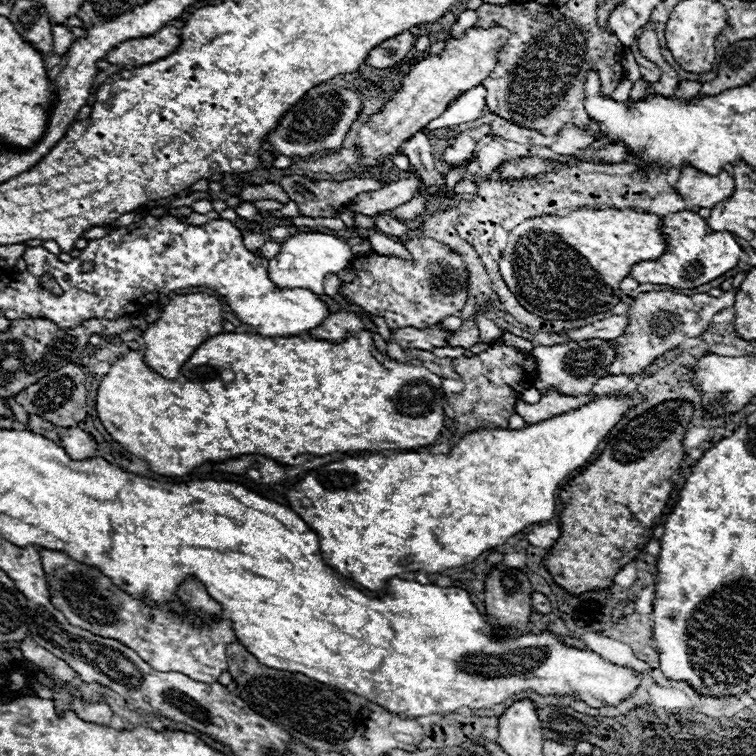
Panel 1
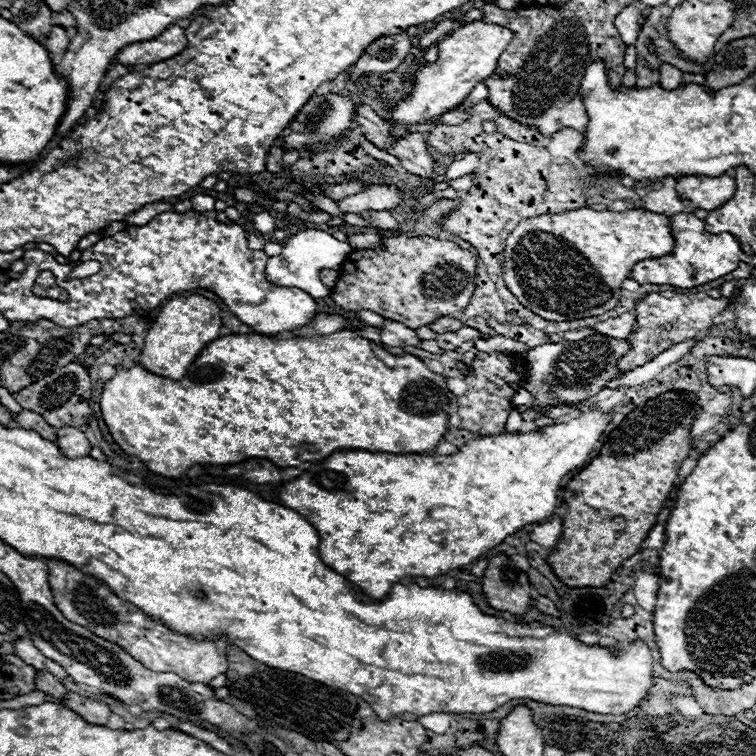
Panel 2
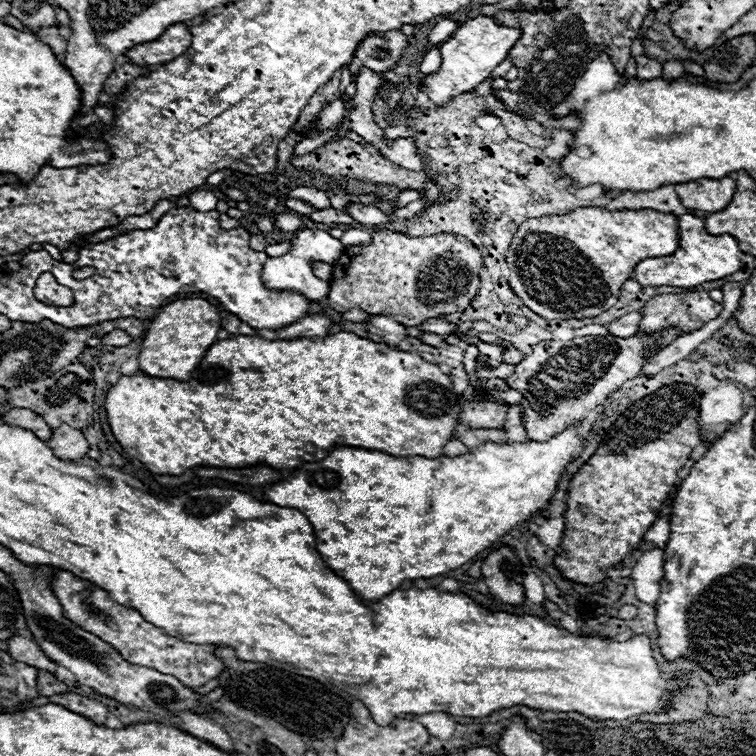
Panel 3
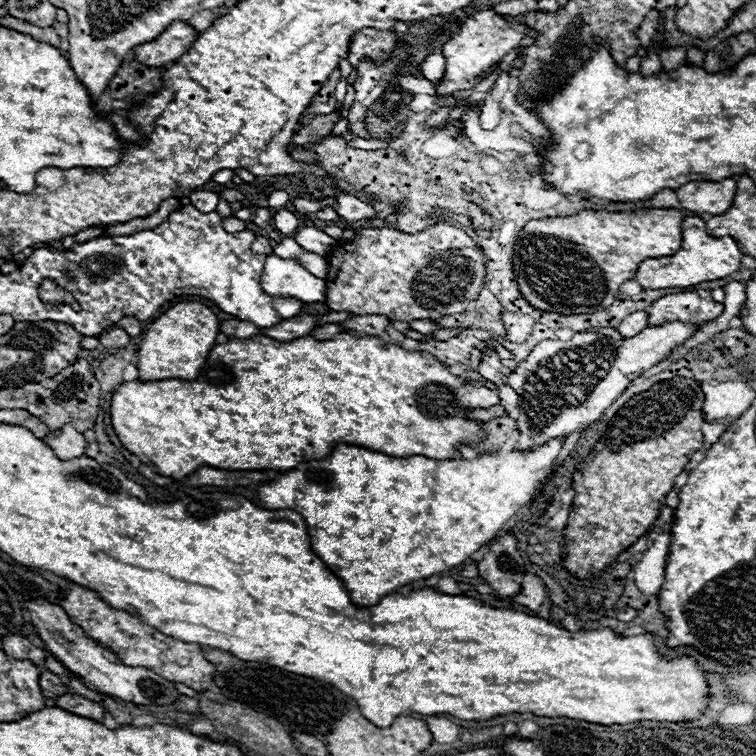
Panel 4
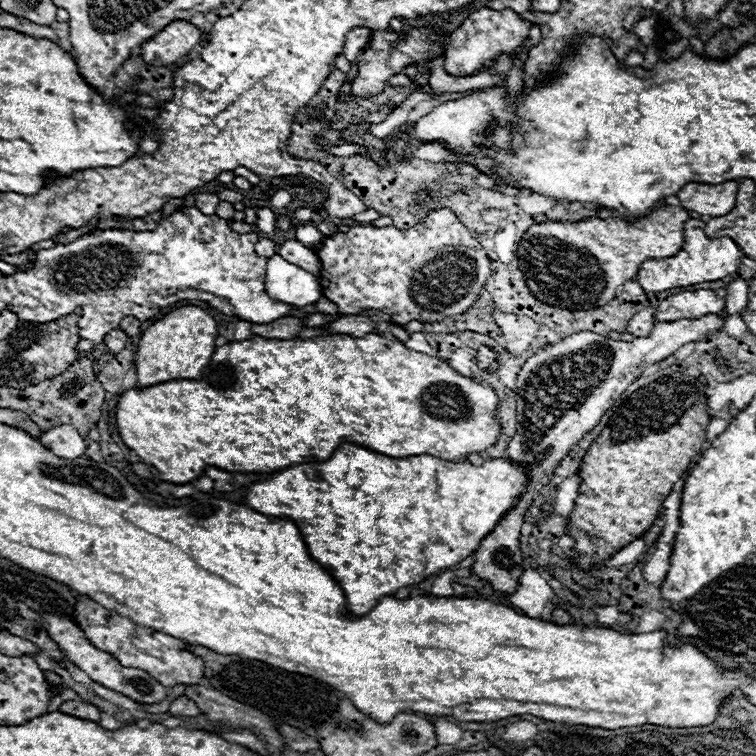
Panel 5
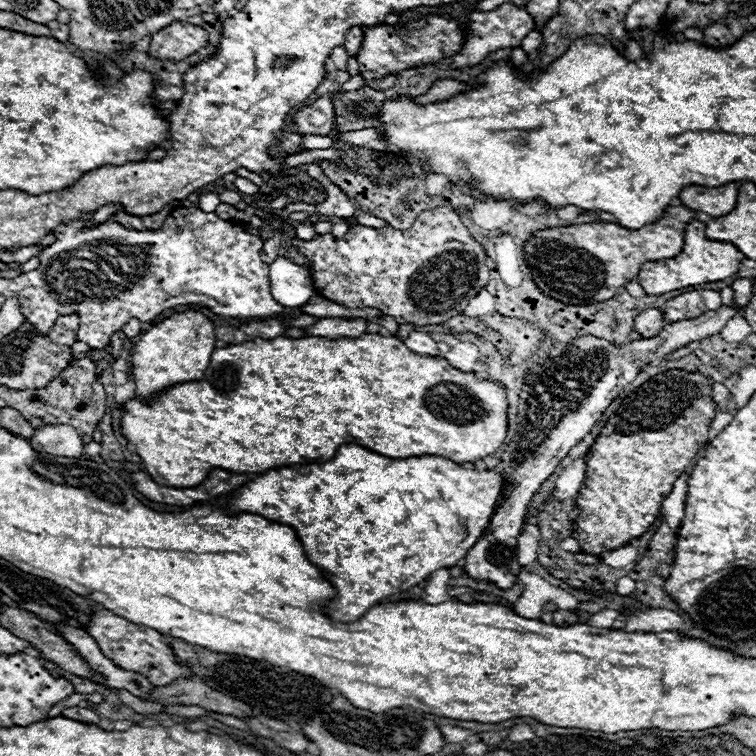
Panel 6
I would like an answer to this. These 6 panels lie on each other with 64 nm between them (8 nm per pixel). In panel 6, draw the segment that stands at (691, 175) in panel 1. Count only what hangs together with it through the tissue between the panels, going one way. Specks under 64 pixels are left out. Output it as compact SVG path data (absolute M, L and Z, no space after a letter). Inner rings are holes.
M728 182L724 186L686 186L682 188L678 198L686 208L718 218L732 212L732 208L736 206L736 196L738 184Z

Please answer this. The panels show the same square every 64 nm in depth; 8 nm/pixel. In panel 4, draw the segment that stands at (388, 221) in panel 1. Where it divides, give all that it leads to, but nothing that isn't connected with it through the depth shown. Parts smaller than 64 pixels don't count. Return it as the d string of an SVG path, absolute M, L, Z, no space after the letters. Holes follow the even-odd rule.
M340 192L336 198L338 198L338 202L336 202L334 210L336 210L342 218L346 218L348 222L358 222L358 220L372 220L372 218L376 218L376 210L374 210L370 204L358 200L356 196L350 196L348 192Z

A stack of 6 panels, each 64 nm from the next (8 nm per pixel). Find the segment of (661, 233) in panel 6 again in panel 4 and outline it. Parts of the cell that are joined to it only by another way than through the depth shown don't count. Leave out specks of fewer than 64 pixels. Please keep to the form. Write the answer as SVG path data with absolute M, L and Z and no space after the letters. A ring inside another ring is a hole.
M642 208L636 212L608 212L608 210L580 210L574 216L554 216L530 220L518 234L512 256L512 272L520 294L530 306L544 312L558 314L594 314L614 304L620 286L632 280L636 268L646 258L672 256L682 244L682 212L676 208Z

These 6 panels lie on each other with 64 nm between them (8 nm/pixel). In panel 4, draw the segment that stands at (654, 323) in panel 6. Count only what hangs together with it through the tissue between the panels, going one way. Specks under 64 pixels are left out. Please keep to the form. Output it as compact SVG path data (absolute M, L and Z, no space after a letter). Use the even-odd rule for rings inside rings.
M638 310L630 316L626 316L618 326L616 330L624 336L624 338L630 338L630 336L636 336L638 332L642 332L646 328L646 310Z

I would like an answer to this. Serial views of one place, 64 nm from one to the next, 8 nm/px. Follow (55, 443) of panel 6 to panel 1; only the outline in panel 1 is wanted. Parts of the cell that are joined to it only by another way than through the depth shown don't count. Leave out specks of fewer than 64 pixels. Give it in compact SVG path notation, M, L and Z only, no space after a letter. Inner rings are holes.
M60 428L60 446L78 460L90 460L96 456L96 442L80 428Z

